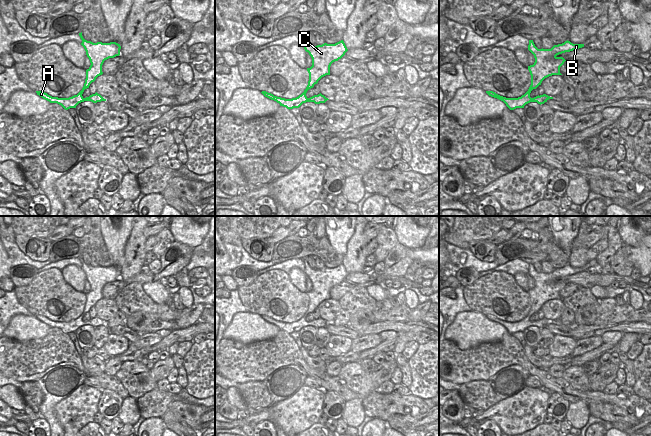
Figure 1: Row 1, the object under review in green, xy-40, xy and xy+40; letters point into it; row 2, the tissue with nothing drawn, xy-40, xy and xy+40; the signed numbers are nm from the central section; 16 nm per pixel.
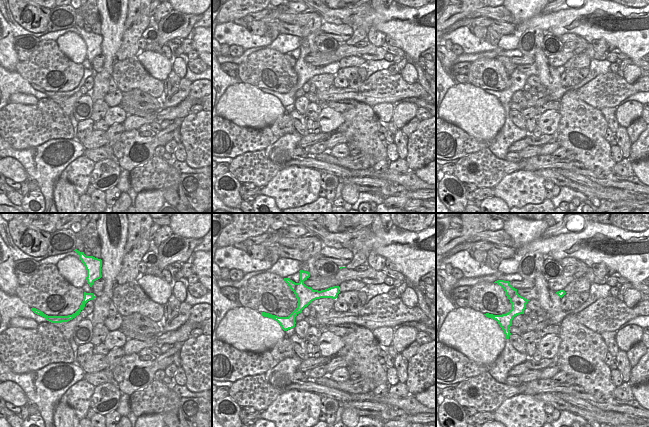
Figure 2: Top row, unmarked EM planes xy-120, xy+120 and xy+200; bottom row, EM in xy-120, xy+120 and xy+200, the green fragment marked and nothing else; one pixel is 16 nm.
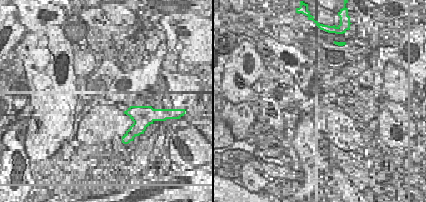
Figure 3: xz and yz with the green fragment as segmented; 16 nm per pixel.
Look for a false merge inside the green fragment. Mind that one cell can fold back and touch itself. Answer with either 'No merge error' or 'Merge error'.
No merge error.

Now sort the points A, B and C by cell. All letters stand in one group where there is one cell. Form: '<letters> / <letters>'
A B C

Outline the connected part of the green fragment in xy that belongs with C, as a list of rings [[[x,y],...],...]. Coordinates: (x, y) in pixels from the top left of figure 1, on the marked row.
[[[303,34],[303,37],[305,40],[304,49],[312,58],[312,66],[307,68],[309,73],[309,81],[304,92],[298,97],[292,99],[277,97],[266,91],[261,92],[265,97],[276,101],[280,104],[280,106],[286,107],[289,110],[293,108],[299,108],[303,103],[306,102],[320,104],[329,100],[321,93],[310,98],[306,96],[306,93],[309,89],[313,88],[322,77],[330,75],[331,64],[341,59],[348,51],[343,40],[335,44],[324,43],[322,45],[314,46],[309,42],[305,34]]]

